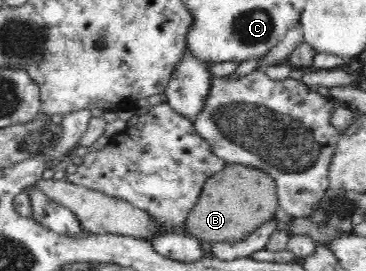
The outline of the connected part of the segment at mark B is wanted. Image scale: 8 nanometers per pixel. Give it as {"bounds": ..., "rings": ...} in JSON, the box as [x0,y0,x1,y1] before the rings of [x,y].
{"bounds":[184,163,278,242],"rings":[[[227,163],[227,167],[205,181],[197,203],[184,223],[184,233],[200,242],[243,241],[257,227],[275,219],[278,206],[276,181],[260,169]]]}

